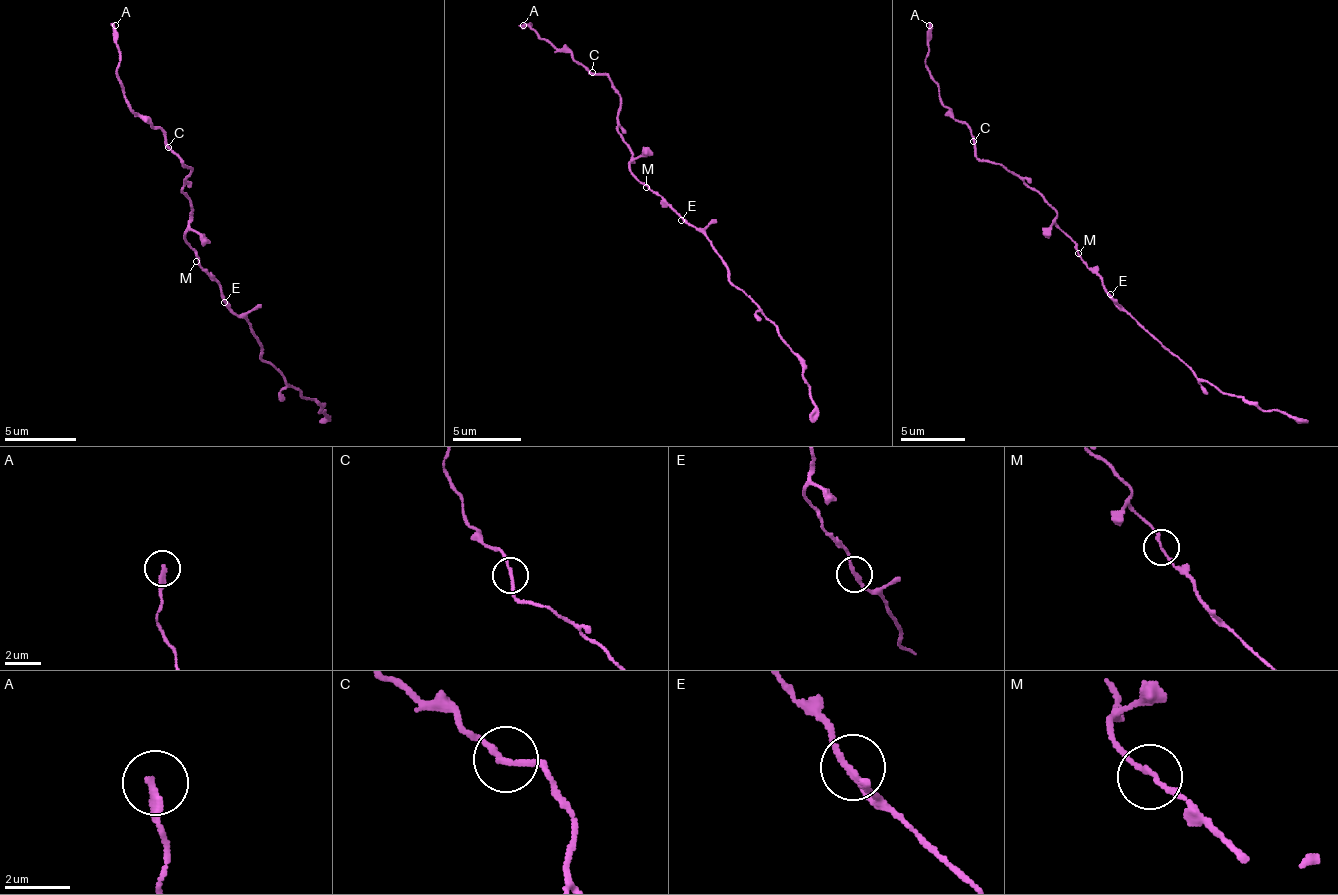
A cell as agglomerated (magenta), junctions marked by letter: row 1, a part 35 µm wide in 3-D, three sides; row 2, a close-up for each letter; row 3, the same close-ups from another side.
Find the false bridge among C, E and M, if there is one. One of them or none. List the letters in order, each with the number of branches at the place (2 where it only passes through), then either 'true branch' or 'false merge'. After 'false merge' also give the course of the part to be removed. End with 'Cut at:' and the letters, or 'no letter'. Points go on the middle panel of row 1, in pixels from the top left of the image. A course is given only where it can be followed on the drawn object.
C: branches 2; false merge; course (591, 73), (549, 40), (540, 39), (531, 24), (519, 24)
E: branches 2; true branch
M: branches 2; true branch
Cut at: C

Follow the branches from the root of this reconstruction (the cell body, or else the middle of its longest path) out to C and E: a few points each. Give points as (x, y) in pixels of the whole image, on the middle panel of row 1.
C: (649, 186), (629, 171), (628, 145), (617, 131), (621, 102), (617, 88), (606, 74), (591, 73)
E: (649, 186), (681, 220)

